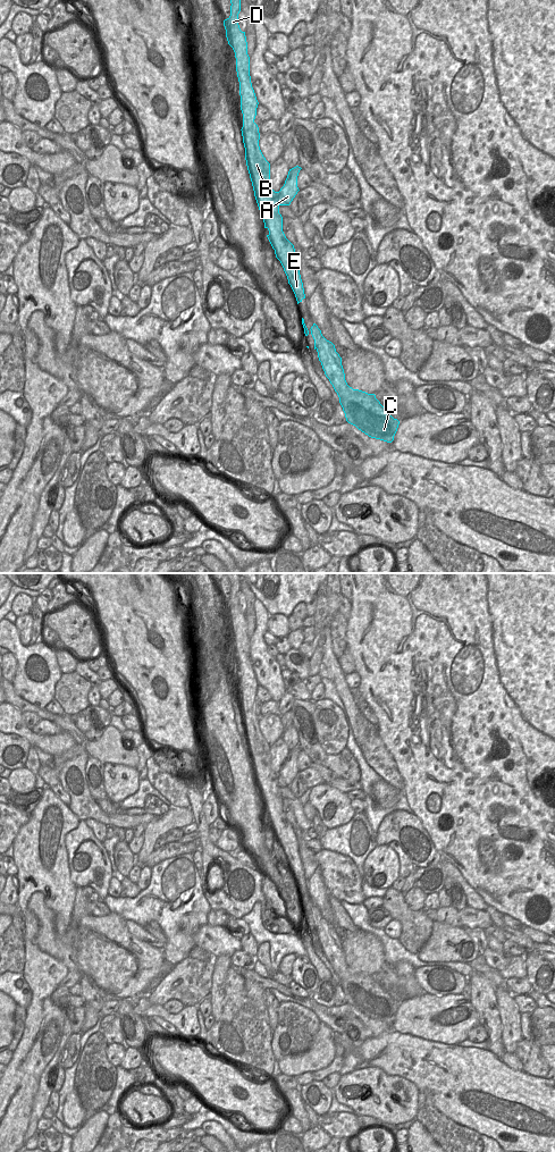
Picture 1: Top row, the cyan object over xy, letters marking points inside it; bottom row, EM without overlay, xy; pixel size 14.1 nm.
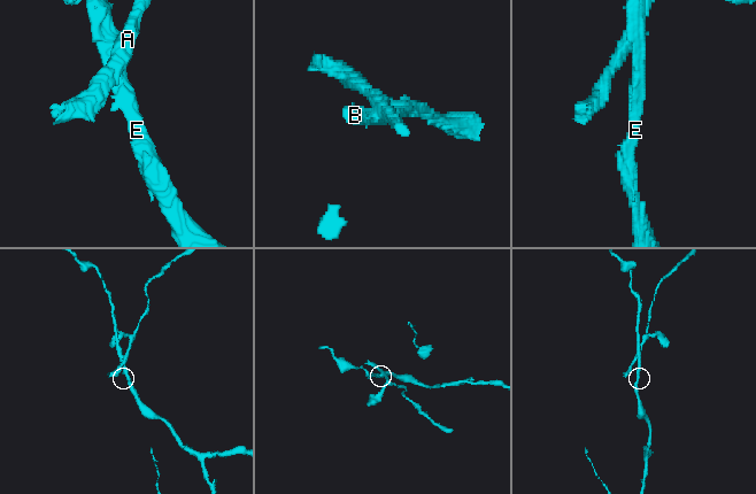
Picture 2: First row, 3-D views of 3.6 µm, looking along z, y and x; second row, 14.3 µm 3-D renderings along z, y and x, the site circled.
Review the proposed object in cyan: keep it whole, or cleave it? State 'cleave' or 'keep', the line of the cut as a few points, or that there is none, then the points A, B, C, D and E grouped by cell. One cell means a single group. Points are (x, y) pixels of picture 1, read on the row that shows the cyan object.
cleave | xy (278, 192), (278, 202), (280, 204) | A / B C D E

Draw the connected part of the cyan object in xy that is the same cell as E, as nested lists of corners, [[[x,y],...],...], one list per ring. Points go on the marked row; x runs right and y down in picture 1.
[[[230,0],[230,16],[224,20],[228,44],[236,58],[236,72],[239,82],[241,110],[243,113],[242,136],[245,148],[245,160],[252,182],[254,196],[264,222],[269,230],[267,235],[276,258],[280,261],[287,276],[297,304],[305,298],[303,283],[298,270],[294,245],[283,232],[283,217],[279,213],[278,193],[270,187],[270,163],[263,157],[260,146],[259,127],[254,123],[258,100],[250,76],[250,57],[245,32],[238,25],[241,0]]]

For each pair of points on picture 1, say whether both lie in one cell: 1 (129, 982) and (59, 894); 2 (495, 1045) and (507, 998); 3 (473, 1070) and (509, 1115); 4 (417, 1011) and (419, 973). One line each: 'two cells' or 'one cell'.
1: two cells
2: two cells
3: one cell
4: two cells

